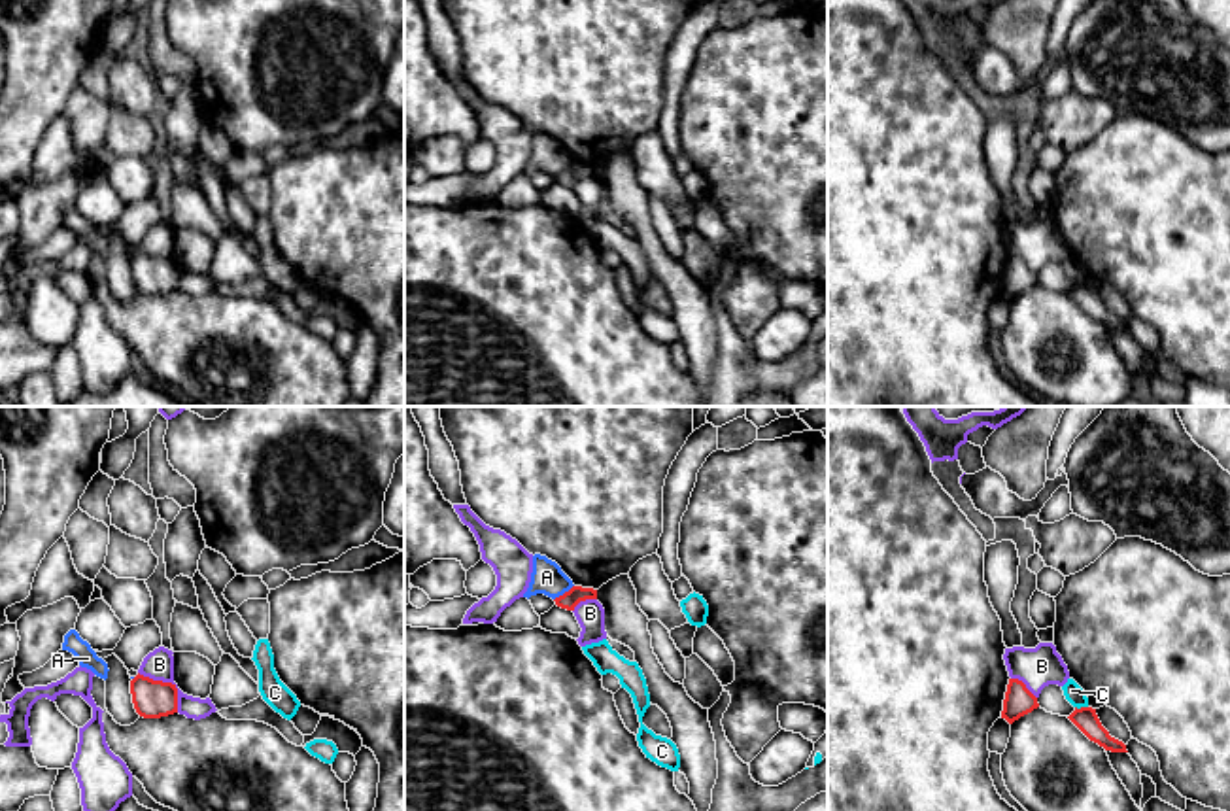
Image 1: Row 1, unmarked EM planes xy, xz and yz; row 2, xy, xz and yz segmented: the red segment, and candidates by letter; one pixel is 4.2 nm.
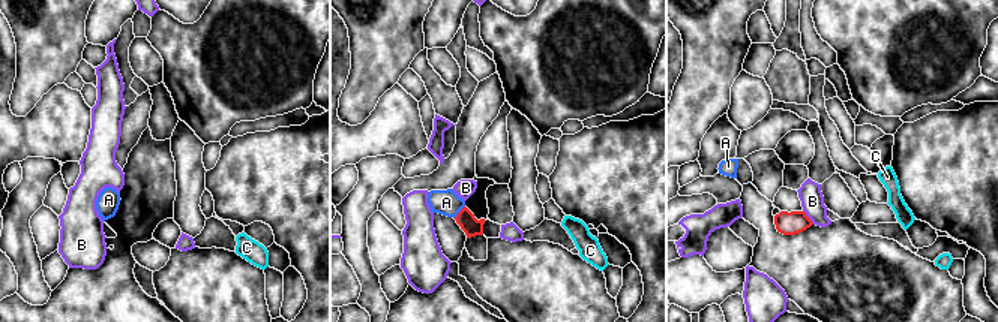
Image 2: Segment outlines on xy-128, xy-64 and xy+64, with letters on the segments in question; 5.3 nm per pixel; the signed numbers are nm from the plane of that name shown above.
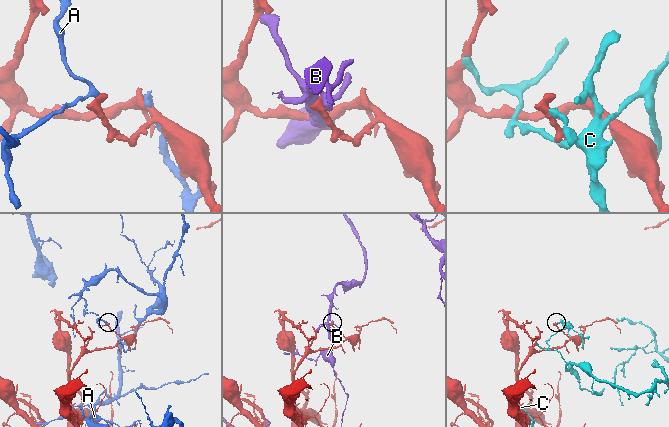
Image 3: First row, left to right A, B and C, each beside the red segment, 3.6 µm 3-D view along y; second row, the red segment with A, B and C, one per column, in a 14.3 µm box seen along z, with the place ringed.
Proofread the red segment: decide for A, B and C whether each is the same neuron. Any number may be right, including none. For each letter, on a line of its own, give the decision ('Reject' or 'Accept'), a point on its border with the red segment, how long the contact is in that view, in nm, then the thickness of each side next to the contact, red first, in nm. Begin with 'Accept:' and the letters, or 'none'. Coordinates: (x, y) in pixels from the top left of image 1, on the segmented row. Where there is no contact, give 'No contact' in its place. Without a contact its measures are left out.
Accept: none
A: Reject. Touches red at xz (565, 592). Shared border 110 nm. Thickness 80 nm (red) against 140 nm
B: Reject. Touches red at xy (169, 683). Shared border 240 nm. Thickness 160 nm (red) against 130 nm
C: Reject. Touches red at yz (1081, 707). Shared border 60 nm. Thickness 100 nm (red) against 80 nm

